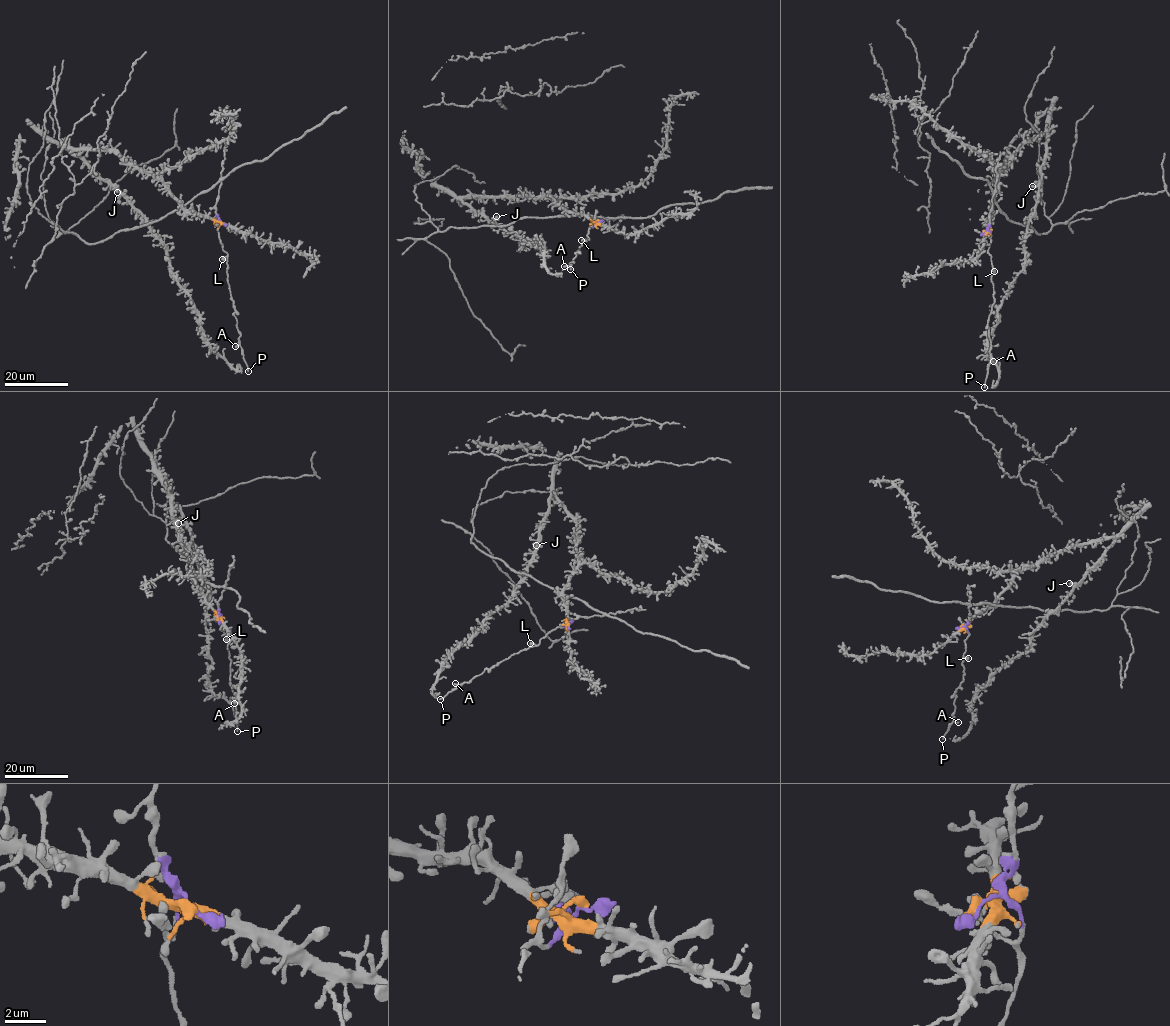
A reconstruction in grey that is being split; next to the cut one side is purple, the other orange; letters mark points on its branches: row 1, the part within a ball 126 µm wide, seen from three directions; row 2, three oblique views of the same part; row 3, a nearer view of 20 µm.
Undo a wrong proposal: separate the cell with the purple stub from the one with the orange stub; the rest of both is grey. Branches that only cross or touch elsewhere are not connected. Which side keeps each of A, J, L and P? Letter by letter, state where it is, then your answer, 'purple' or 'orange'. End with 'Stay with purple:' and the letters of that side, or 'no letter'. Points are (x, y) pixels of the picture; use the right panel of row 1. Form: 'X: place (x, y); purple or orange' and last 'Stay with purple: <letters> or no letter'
A: place (993, 361); purple
J: place (1032, 186); orange
L: place (994, 271); purple
P: place (984, 387); purple
Stay with purple: A, L, P

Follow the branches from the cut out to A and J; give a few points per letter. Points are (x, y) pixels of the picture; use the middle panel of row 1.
A: (599, 221), (589, 228), (589, 239), (579, 247), (573, 262), (563, 266)
J: (599, 221), (569, 213), (550, 199), (519, 194), (509, 197), (466, 195), (461, 199), (494, 222), (496, 216)

